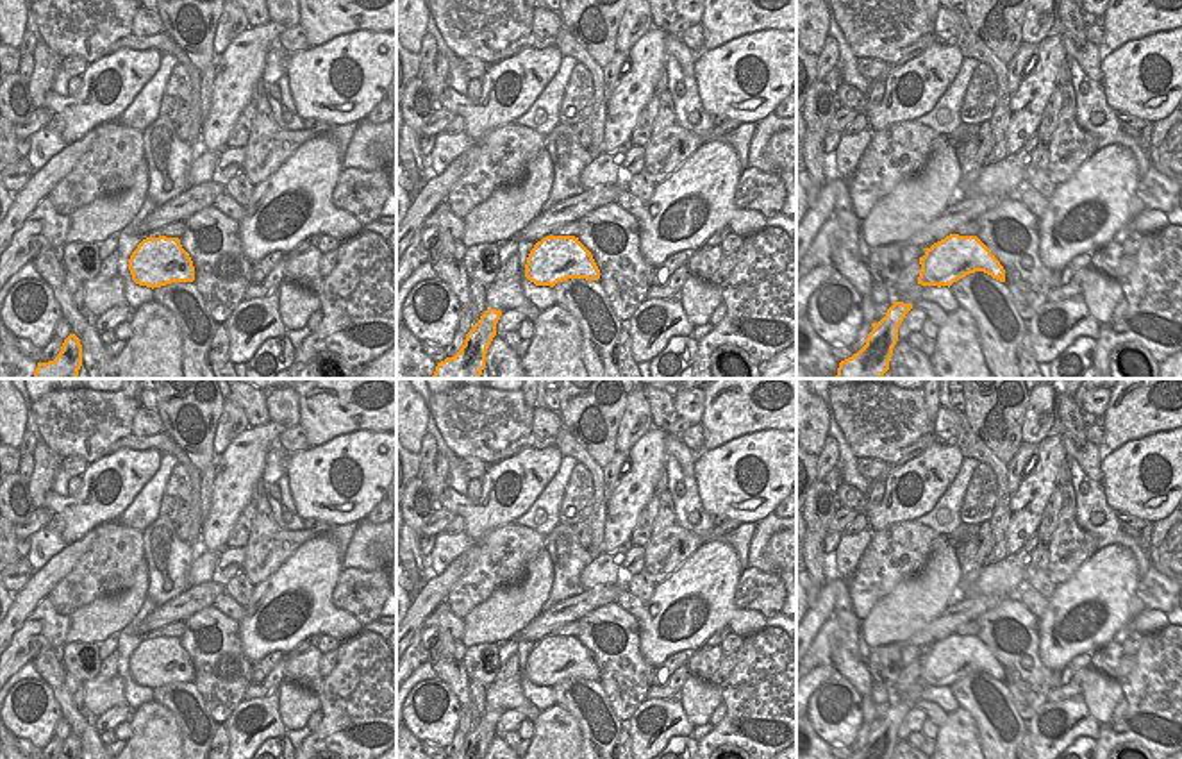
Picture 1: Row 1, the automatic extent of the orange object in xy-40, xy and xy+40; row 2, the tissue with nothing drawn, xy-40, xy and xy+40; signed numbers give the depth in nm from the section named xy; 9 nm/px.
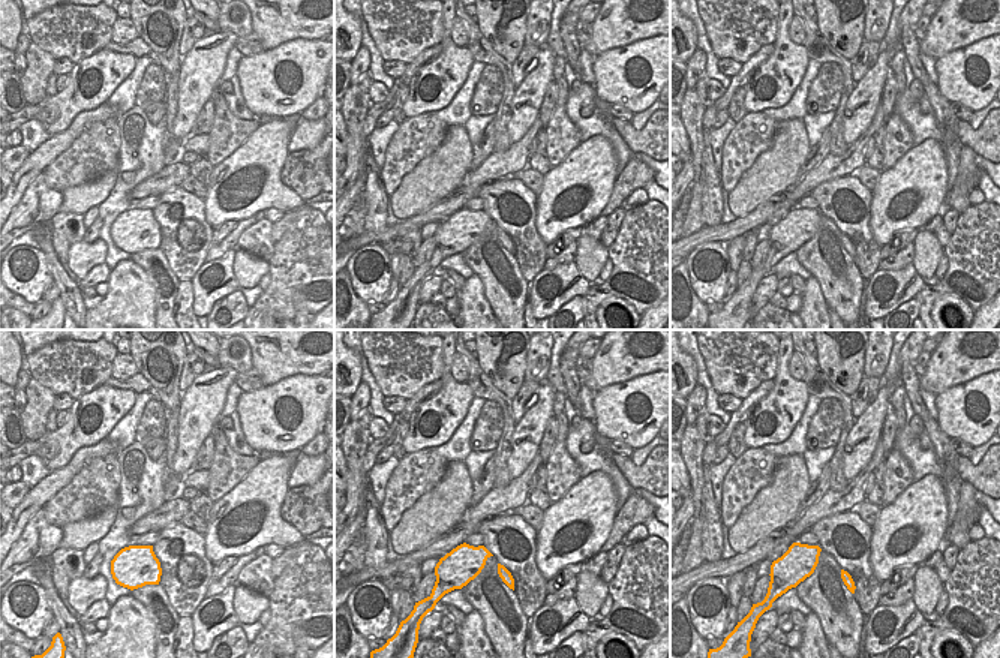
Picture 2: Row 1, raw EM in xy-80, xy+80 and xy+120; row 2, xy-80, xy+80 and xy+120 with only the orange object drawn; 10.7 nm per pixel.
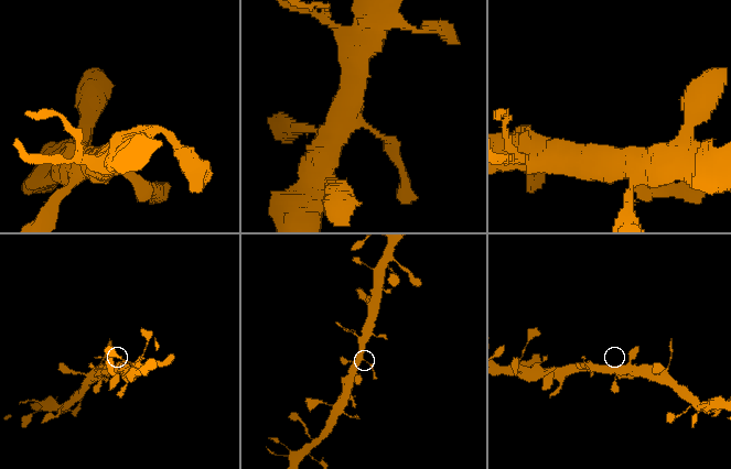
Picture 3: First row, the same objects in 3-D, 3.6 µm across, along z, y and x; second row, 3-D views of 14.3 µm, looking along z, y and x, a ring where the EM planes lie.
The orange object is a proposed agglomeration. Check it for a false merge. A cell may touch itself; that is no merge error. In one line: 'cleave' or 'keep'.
keep

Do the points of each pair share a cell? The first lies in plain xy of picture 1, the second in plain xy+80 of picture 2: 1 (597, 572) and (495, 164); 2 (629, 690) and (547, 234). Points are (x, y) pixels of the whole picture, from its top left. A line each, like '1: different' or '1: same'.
1: same
2: different

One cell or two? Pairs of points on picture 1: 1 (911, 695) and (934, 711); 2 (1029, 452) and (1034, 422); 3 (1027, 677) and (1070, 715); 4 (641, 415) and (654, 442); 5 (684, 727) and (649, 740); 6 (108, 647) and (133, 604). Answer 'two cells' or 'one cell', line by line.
1: one cell
2: two cells
3: two cells
4: two cells
5: one cell
6: two cells

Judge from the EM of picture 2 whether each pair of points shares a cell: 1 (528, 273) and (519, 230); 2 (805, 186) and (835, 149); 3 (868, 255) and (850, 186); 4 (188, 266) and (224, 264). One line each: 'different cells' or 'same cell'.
1: same cell
2: different cells
3: same cell
4: different cells

